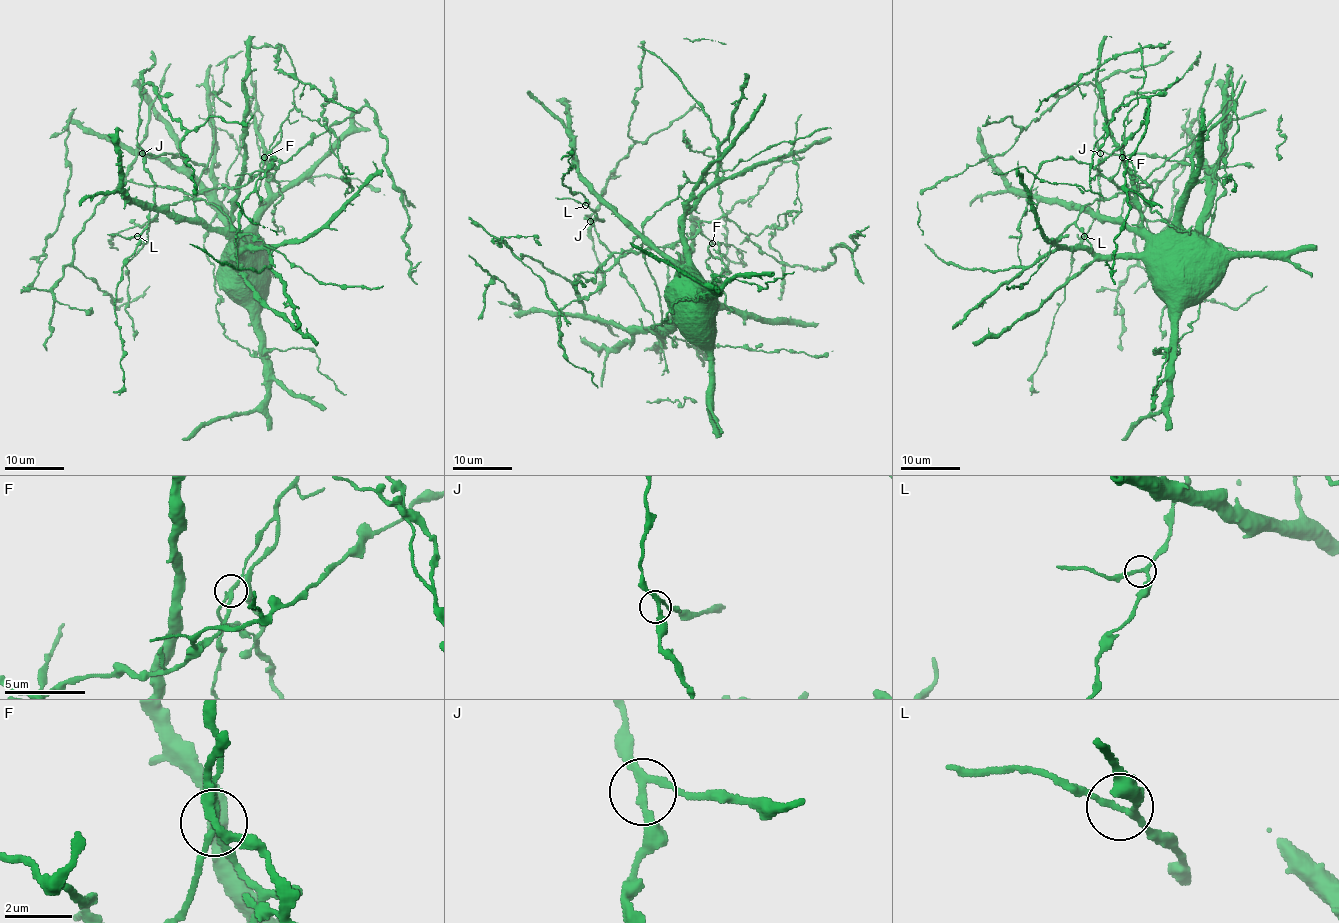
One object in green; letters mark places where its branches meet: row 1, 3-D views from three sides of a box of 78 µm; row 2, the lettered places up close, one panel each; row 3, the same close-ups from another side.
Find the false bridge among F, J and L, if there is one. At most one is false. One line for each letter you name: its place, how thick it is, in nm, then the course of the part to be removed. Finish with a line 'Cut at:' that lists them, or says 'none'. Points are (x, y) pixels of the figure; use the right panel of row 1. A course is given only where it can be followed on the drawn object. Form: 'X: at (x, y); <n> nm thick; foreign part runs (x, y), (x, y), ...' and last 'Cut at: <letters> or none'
F: at (1122, 157); 170 nm thick; foreign part runs (1122, 157), (1124, 121), (1137, 103), (1137, 91), (1143, 84), (1146, 70), (1138, 42)
Cut at: F

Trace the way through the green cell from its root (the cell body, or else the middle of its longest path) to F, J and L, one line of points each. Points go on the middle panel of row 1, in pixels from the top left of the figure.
F: (690, 271), (665, 259), (649, 243), (642, 245), (643, 249), (671, 246), (693, 239), (699, 233), (712, 243)
J: (690, 271), (686, 287), (686, 311), (662, 335), (658, 335), (652, 315), (590, 221)
L: (690, 271), (686, 311), (658, 335), (652, 315), (614, 253), (599, 239), (591, 219), (602, 219), (585, 205)

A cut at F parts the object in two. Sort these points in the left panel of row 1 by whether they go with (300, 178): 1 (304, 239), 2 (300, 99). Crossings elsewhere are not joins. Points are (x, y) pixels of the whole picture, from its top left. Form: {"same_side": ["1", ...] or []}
{"same_side": ["1", "2"]}

